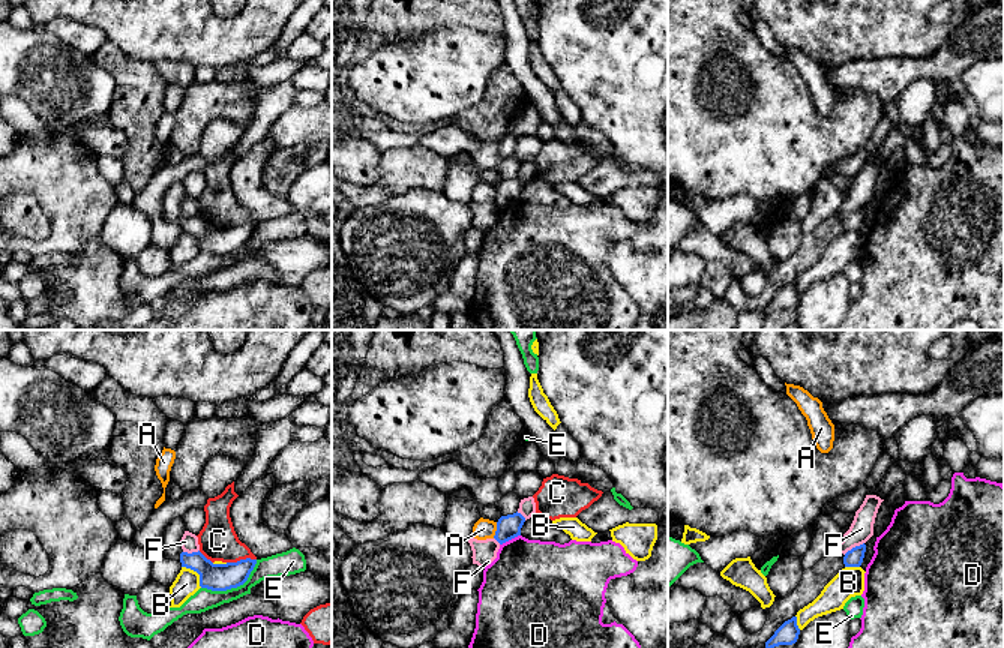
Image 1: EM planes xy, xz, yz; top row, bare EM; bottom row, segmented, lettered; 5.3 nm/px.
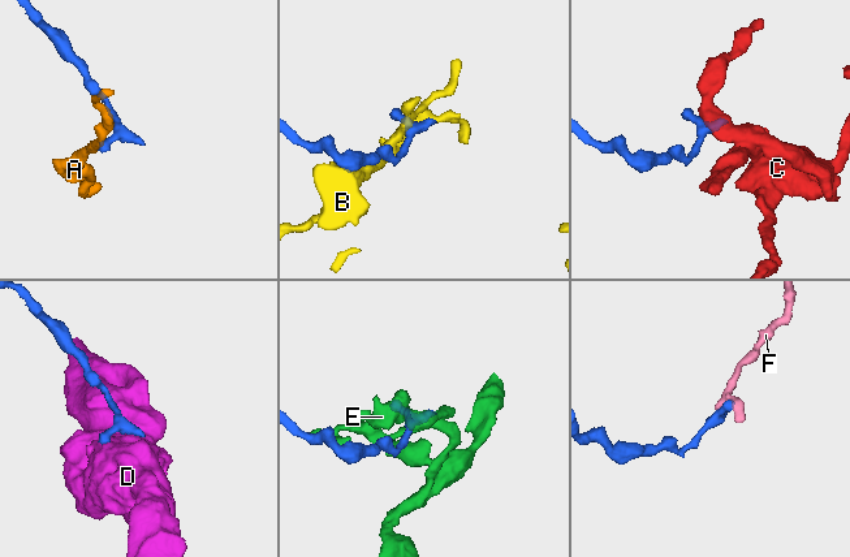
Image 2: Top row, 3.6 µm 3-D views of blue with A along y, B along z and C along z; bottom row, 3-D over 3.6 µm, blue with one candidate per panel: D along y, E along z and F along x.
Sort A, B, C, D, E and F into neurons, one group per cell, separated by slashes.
A / B / C / D / E / F

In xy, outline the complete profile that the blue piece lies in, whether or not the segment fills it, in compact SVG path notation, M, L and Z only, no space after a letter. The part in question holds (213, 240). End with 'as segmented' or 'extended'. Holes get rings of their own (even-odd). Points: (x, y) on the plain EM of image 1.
M200 214L182 216L182 231L191 232L200 238L200 250L212 255L227 255L243 249L251 236L254 234L257 224L240 224L237 226L213 228Z; as segmented

